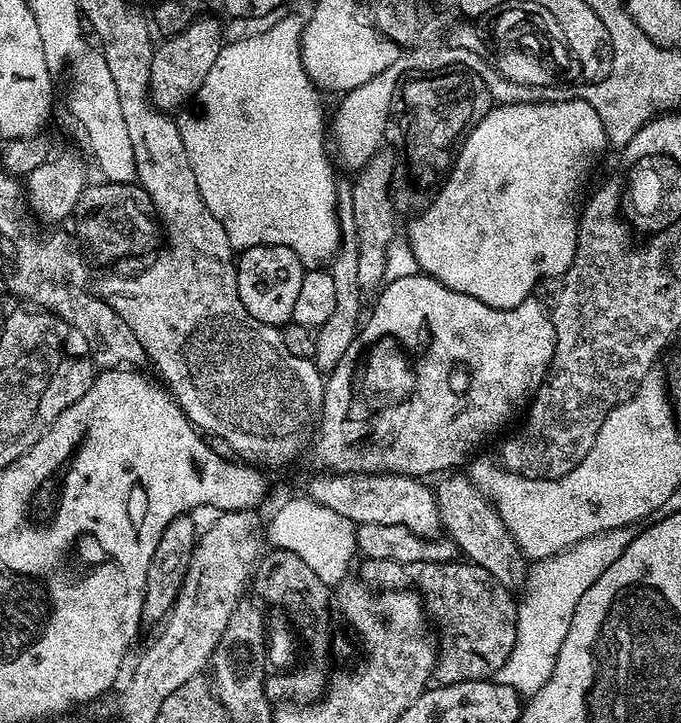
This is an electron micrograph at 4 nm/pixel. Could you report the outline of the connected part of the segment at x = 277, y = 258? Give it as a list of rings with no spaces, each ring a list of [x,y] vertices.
[[[263,244],[260,247],[243,249],[236,261],[239,297],[250,314],[266,325],[280,328],[289,323],[306,271],[298,256],[289,247]]]

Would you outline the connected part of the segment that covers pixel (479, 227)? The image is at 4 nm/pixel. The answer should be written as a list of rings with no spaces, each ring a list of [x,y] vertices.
[[[579,98],[573,100],[544,100],[541,104],[504,104],[501,108],[489,107],[471,132],[463,137],[456,153],[456,163],[452,165],[451,172],[439,185],[434,199],[408,224],[406,239],[408,245],[414,250],[414,258],[418,258],[420,272],[433,276],[442,286],[450,290],[458,290],[462,294],[470,294],[470,298],[478,298],[478,302],[486,302],[486,306],[495,308],[513,308],[529,299],[536,288],[536,283],[543,276],[563,277],[564,271],[574,262],[576,249],[576,230],[578,227],[578,204],[576,208],[576,195],[580,192],[580,183],[588,176],[588,171],[596,164],[604,144],[609,138],[604,133],[602,118],[598,118],[598,110],[590,106],[588,101]]]

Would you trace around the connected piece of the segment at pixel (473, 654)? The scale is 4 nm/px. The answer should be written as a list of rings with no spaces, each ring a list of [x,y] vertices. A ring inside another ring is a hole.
[[[365,559],[363,561],[364,565],[360,568],[360,573],[358,573],[359,579],[363,583],[371,586],[373,589],[380,590],[382,586],[388,586],[390,590],[396,590],[392,588],[408,588],[413,584],[418,591],[424,595],[424,604],[426,607],[432,611],[432,616],[436,619],[436,624],[440,627],[440,640],[438,636],[438,655],[436,658],[436,668],[432,671],[432,680],[435,681],[437,685],[441,684],[457,684],[458,682],[474,682],[475,680],[486,680],[495,677],[496,672],[500,667],[510,658],[511,650],[514,648],[515,644],[515,630],[516,630],[516,612],[517,612],[517,601],[512,596],[513,593],[506,586],[502,586],[502,582],[498,582],[494,578],[494,574],[490,574],[490,570],[482,570],[482,566],[473,564],[471,562],[449,562],[447,564],[435,564],[434,562],[410,562],[409,564],[399,564],[398,562],[388,562],[383,564],[381,560],[370,560]]]

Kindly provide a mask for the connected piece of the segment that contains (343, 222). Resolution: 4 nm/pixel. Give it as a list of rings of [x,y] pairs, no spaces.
[[[344,194],[338,200],[338,215],[340,217],[340,239],[341,247],[333,257],[330,264],[330,271],[334,278],[335,304],[334,314],[326,318],[321,328],[315,329],[316,345],[312,360],[321,373],[330,374],[342,362],[342,354],[350,350],[350,342],[354,342],[360,335],[362,327],[362,289],[358,282],[358,252],[357,252],[357,231],[354,230],[354,214],[352,213],[352,197]]]

